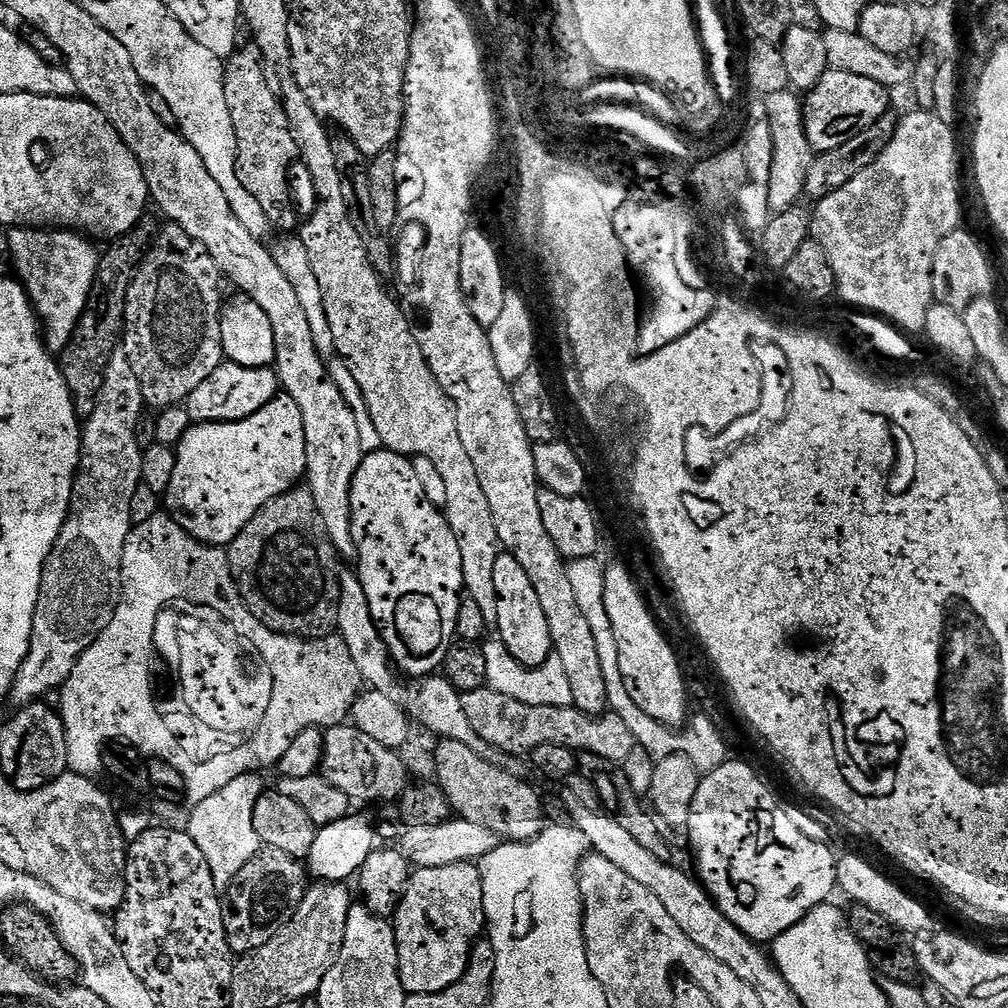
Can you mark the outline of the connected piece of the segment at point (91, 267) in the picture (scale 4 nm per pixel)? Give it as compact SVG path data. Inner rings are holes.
M14 228L7 233L8 252L16 263L15 275L22 281L36 312L42 329L42 339L49 352L59 354L72 341L74 330L82 318L86 302L90 298L90 286L94 286L94 274L98 270L100 252L91 239L75 230L45 230L42 228Z

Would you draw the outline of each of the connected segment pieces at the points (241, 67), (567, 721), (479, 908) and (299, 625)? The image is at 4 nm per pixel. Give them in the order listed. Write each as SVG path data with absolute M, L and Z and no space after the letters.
M254 46L241 47L239 50L227 57L224 66L224 89L226 90L226 106L230 106L230 118L234 122L234 134L236 135L236 169L238 170L238 178L242 182L242 186L247 190L249 197L254 201L258 207L264 211L264 216L276 228L281 228L281 233L292 234L297 231L298 219L296 220L296 212L292 209L292 196L288 193L288 167L292 164L292 159L295 161L298 156L298 149L296 146L296 135L292 132L292 127L288 125L286 118L286 110L280 105L280 97L276 94L276 89L270 83L268 75L264 73L264 61L260 58L260 51Z
M487 686L463 693L462 710L466 710L466 718L470 726L474 726L474 734L494 746L500 754L510 752L520 756L523 752L524 755L531 754L543 744L565 744L577 753L590 752L623 765L624 760L630 759L632 751L638 748L634 734L630 734L630 726L626 726L626 722L611 710L599 717L587 716L567 703L562 706L530 706Z
M475 863L416 868L394 913L398 974L408 996L438 994L466 974L472 947L486 928L482 874Z
M297 486L276 496L234 538L226 548L230 570L244 604L257 620L270 630L286 636L296 636L302 640L322 639L336 632L338 622L338 598L340 597L341 569L336 568L338 557L336 548L326 534L322 514L314 502L307 486Z

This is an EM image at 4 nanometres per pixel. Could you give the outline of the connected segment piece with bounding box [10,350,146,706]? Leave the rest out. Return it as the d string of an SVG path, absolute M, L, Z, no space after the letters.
M117 350L106 366L106 378L102 382L100 397L94 409L86 417L80 437L80 465L76 468L76 480L72 484L72 497L68 516L62 530L50 550L42 570L42 582L38 590L38 602L34 610L34 626L30 638L30 650L20 663L12 682L10 700L13 705L23 706L39 701L47 692L55 693L68 681L78 658L85 652L96 635L110 622L120 594L123 548L133 530L130 518L130 498L142 483L142 444L136 441L136 427L140 415L146 412L142 398L142 386L130 367L130 358L122 350Z

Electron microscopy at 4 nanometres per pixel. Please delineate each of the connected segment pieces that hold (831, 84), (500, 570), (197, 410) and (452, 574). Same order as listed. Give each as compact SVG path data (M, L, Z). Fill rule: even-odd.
M829 70L803 97L804 125L810 138L813 153L835 150L842 142L850 142L854 134L862 134L878 118L890 111L889 89L883 88L874 78L862 78L859 74L846 74L846 70Z
M502 554L494 562L494 590L498 594L498 618L494 621L494 628L495 631L496 628L500 631L498 633L500 643L512 655L515 663L527 668L542 666L542 662L546 662L546 658L553 655L550 626L546 626L546 614L542 614L542 602L534 592L534 582L530 582L530 574L526 574L518 558Z
M225 362L188 395L186 409L192 422L202 424L213 424L214 422L226 422L227 420L241 420L250 418L266 402L270 402L281 391L280 380L276 376L275 367L247 368L246 366L236 365Z
M387 450L367 453L358 466L358 470L354 474L352 489L350 490L350 514L352 515L352 533L354 534L354 546L356 547L354 564L358 569L362 590L366 590L366 598L370 602L370 614L386 642L393 664L408 678L433 675L443 665L446 658L446 650L450 650L450 646L457 639L458 606L464 592L462 554L458 550L458 538L454 534L454 530L448 525L448 517L444 515L441 509L432 505L430 498L426 498L426 490L422 490L422 482L418 482L418 474L414 474L412 460L406 456L399 456L397 452L389 452Z

